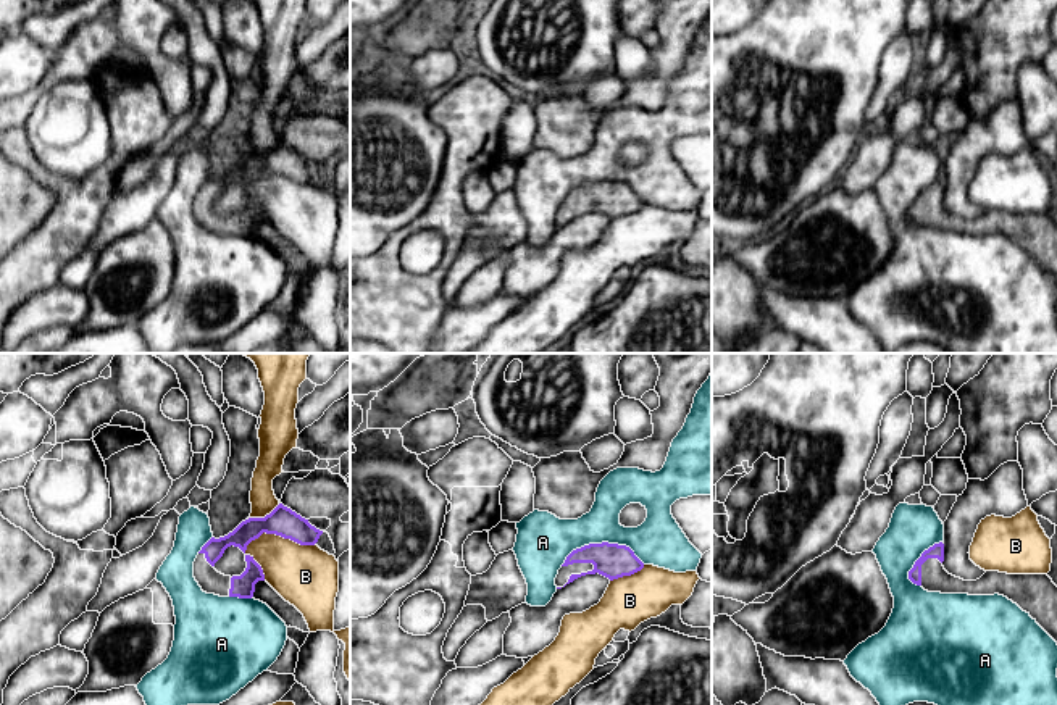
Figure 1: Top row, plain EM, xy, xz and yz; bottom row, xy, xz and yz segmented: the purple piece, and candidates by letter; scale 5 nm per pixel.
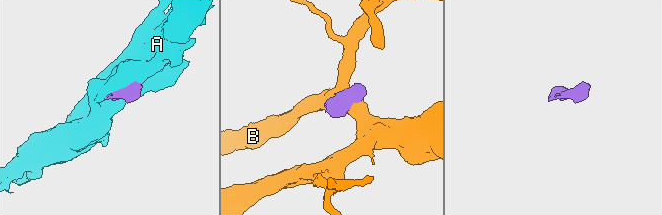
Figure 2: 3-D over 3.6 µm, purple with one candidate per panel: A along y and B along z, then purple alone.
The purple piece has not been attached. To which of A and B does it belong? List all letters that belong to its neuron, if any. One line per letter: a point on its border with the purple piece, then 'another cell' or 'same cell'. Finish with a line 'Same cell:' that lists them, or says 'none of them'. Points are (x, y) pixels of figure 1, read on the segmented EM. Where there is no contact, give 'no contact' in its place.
A: xz (602, 542) | another cell
B: xy (278, 534) | another cell
Same cell: none of them

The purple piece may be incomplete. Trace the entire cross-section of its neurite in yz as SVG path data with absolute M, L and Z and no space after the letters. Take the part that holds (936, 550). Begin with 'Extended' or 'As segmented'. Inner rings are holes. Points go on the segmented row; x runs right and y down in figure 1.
Extended. M944 544L921 553L909 579L928 592L1004 595L1026 611L1057 642L1057 586L1047 574L1007 574L986 571L976 581L949 574L944 566Z

